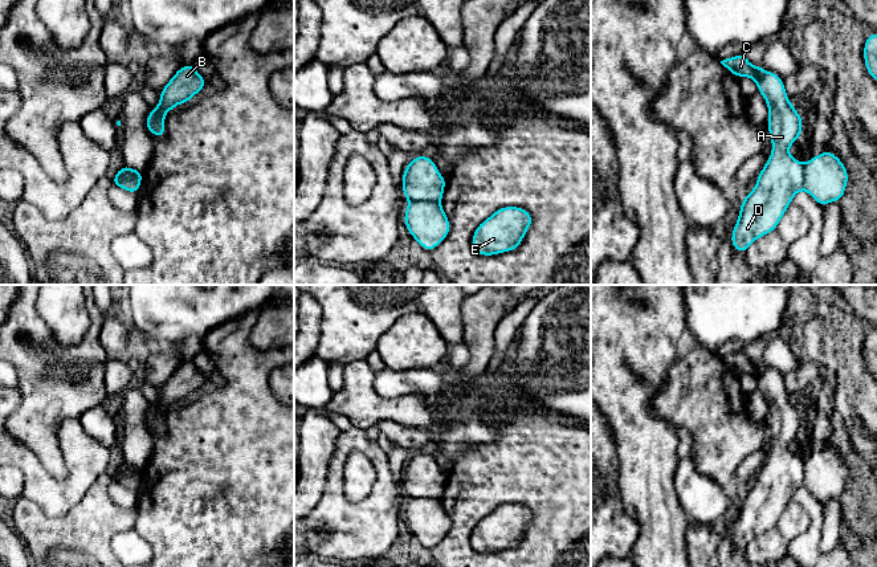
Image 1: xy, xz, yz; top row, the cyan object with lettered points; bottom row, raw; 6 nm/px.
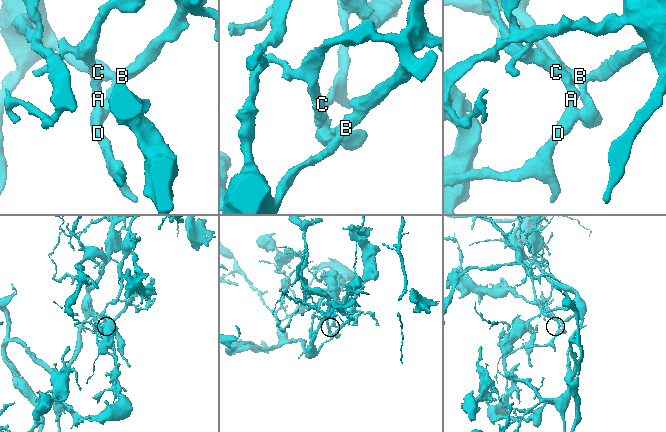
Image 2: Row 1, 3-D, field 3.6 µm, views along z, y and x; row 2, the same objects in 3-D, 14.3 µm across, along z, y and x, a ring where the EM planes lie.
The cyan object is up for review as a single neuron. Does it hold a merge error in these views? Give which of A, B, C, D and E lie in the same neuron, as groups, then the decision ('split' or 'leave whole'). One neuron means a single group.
groups A C D / B E; split

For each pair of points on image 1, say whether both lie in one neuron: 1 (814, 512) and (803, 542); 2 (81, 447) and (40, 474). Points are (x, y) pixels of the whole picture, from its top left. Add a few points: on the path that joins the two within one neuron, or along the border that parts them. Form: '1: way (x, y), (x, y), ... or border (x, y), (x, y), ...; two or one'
1: way (815, 519), (815, 530), (811, 534); one
2: way (81, 463), (81, 468), (65, 484), (56, 484); one

